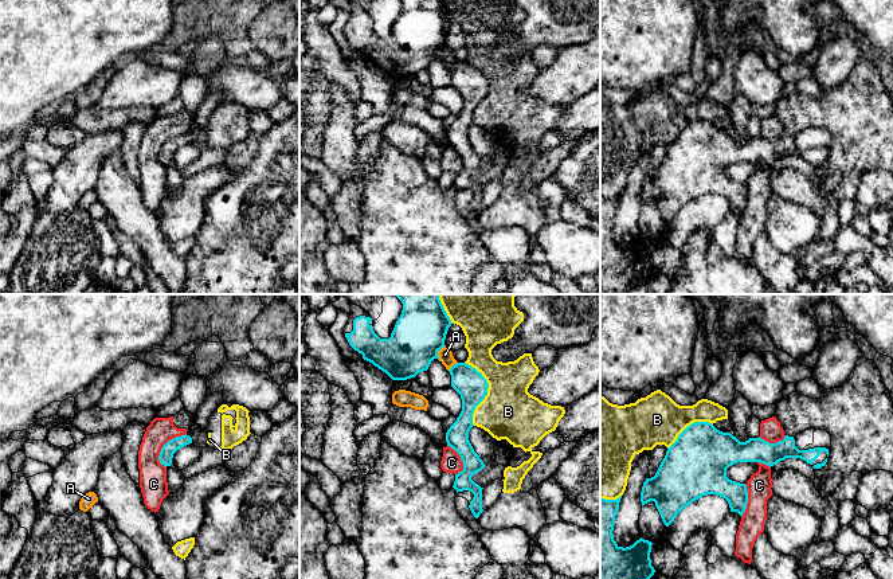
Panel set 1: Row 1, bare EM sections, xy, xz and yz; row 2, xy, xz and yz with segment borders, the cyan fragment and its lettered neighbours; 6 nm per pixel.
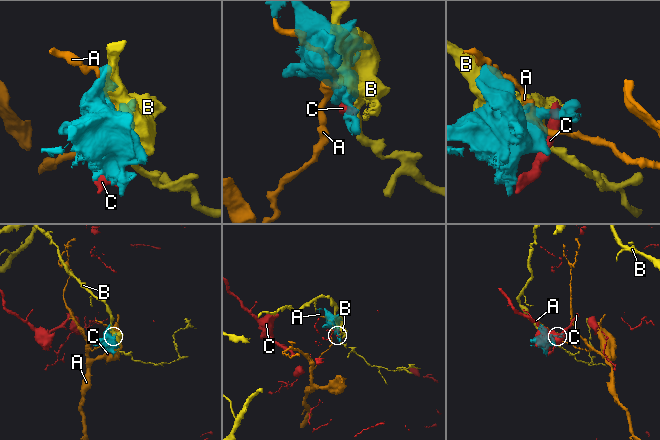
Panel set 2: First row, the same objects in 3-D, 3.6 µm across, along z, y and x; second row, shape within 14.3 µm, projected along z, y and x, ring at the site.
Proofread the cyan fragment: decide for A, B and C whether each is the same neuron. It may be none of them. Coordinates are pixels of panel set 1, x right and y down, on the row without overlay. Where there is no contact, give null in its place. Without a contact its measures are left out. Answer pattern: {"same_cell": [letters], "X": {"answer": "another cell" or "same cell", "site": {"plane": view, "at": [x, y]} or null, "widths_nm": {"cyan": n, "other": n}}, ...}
{"same_cell": [], "A": {"answer": "another cell", "site": {"plane": "xz", "at": [437, 53]}, "widths_nm": {"cyan": 300, "other": 90}}, "B": {"answer": "another cell", "site": {"plane": "xz", "at": [486, 90]}, "widths_nm": {"cyan": 180, "other": 320}}, "C": {"answer": "another cell", "site": {"plane": "xy", "at": [163, 145]}, "widths_nm": {"cyan": 80, "other": 160}}}

